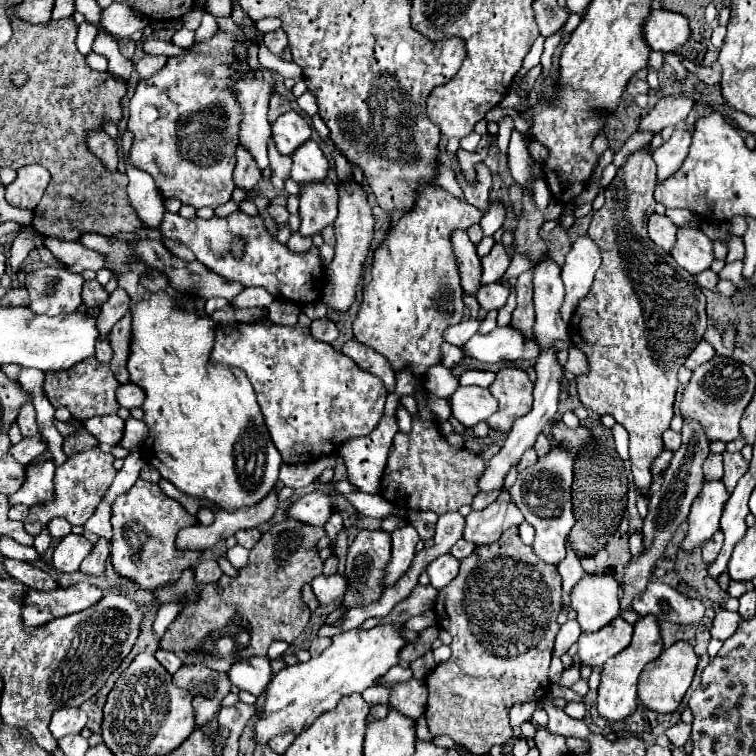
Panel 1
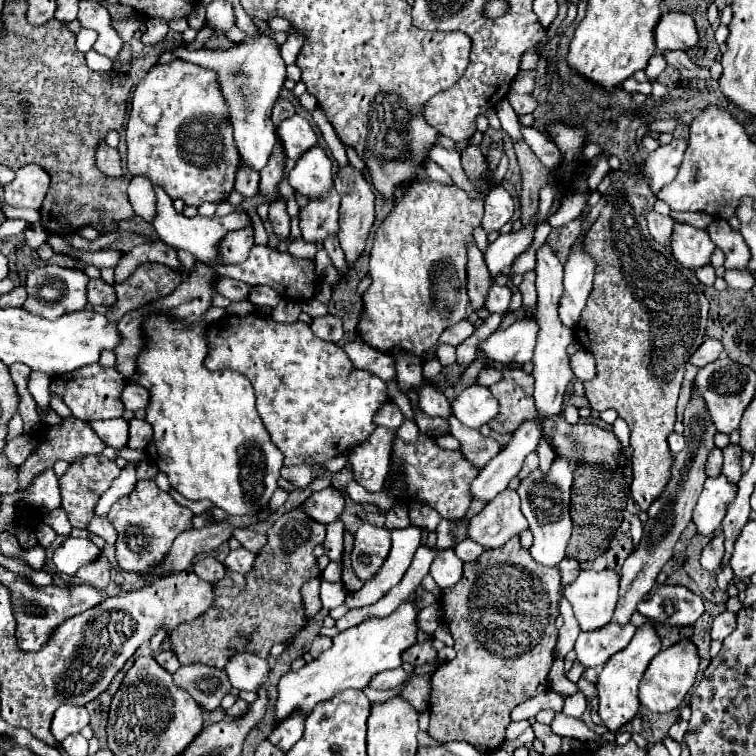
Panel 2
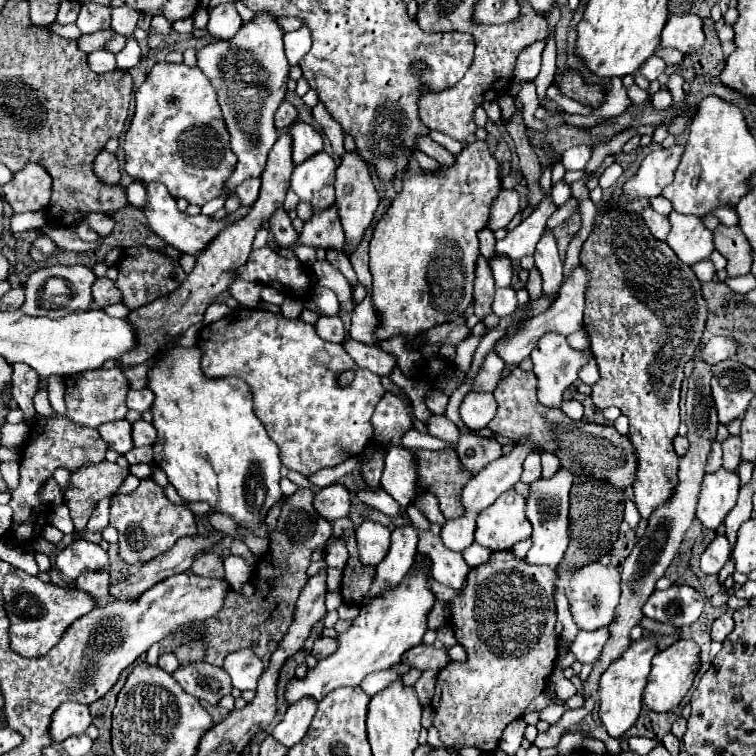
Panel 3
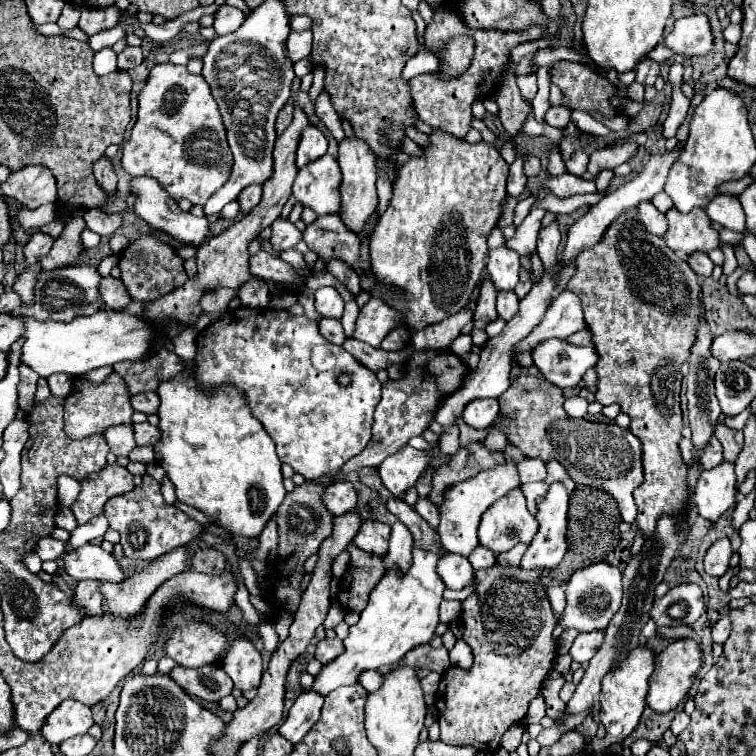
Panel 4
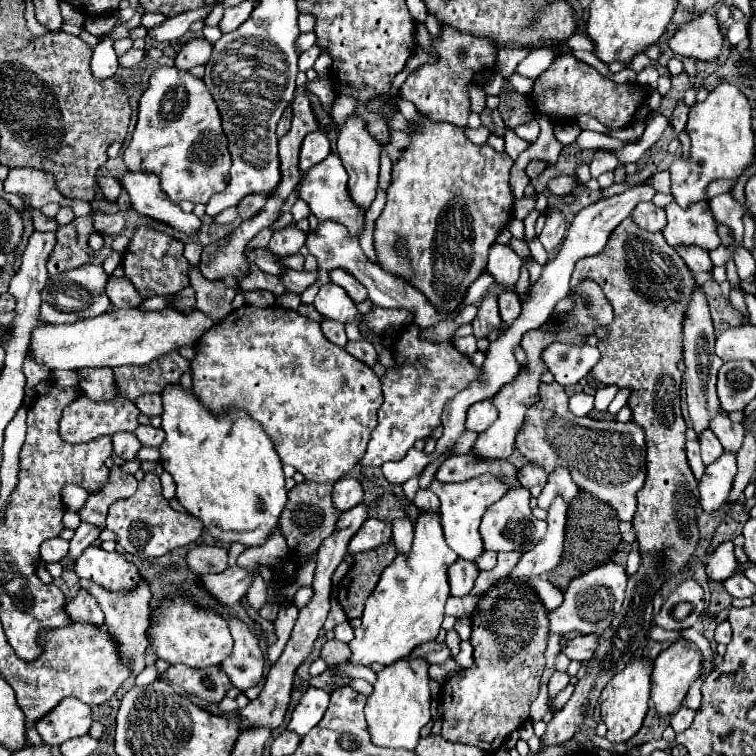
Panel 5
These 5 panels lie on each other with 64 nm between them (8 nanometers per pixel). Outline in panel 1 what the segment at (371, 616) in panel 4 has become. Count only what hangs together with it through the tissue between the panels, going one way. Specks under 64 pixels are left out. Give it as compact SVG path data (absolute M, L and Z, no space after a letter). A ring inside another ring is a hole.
M380 624L370 630L348 630L334 636L332 646L326 648L318 658L310 658L308 662L282 668L268 684L264 712L256 724L256 740L260 744L266 744L272 736L278 736L280 732L302 732L314 716L336 708L342 696L352 692L364 692L382 674L396 666L398 652L406 644L408 642L402 636L402 626L394 624Z

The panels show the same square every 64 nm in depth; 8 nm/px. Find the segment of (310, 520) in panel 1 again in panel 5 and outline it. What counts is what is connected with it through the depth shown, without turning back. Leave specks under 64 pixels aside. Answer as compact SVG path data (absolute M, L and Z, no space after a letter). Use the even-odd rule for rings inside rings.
M344 478L338 480L334 484L334 492L332 492L332 500L336 504L336 508L340 508L340 512L350 510L352 506L360 504L364 498L364 488L362 482L356 478Z

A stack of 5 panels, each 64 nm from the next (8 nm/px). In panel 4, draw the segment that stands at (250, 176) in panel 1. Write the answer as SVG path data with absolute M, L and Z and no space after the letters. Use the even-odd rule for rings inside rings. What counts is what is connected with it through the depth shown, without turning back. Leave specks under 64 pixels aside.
M256 186L246 188L246 190L242 192L240 200L238 200L238 204L240 204L240 212L250 214L250 212L260 204L260 200L262 200L262 188L256 188Z

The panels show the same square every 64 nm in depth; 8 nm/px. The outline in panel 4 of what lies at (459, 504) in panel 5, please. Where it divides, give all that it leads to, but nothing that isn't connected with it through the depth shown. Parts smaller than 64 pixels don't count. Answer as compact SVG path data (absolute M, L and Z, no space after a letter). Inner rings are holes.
M508 462L504 466L484 470L474 478L468 478L464 482L448 486L442 492L440 524L438 524L438 534L440 534L442 546L448 548L448 552L452 552L452 554L460 554L460 556L468 558L480 546L478 524L480 524L480 518L486 512L486 508L518 486L520 486L520 482L518 482L516 464L508 464Z

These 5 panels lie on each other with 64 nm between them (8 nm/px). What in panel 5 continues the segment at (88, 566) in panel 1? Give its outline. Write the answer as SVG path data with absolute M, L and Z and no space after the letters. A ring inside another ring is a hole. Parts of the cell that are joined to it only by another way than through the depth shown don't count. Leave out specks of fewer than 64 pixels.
M80 590L80 594L66 606L66 614L72 624L90 624L104 628L104 612L86 590Z

